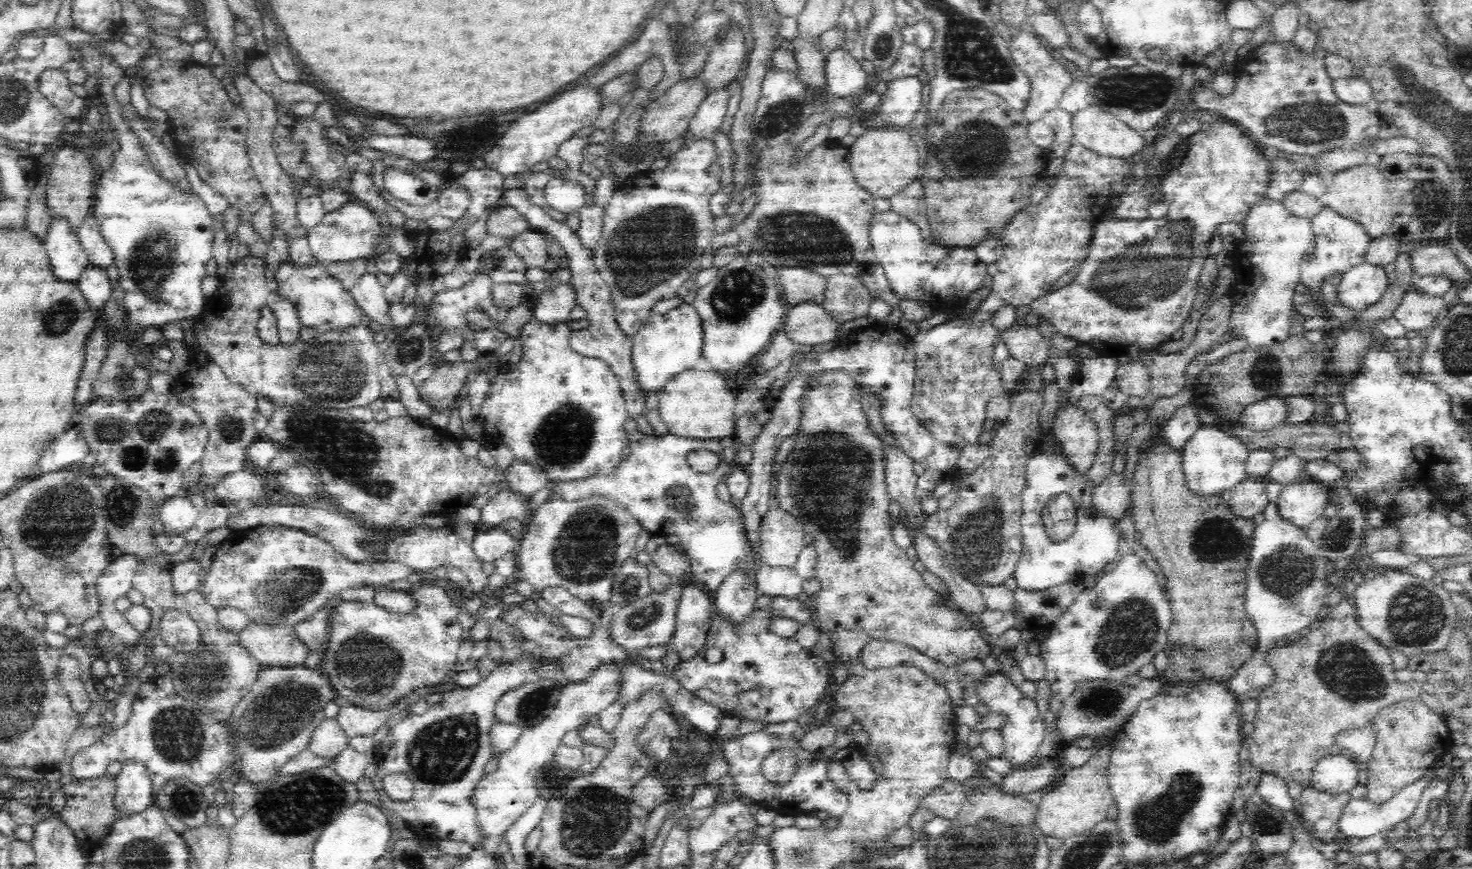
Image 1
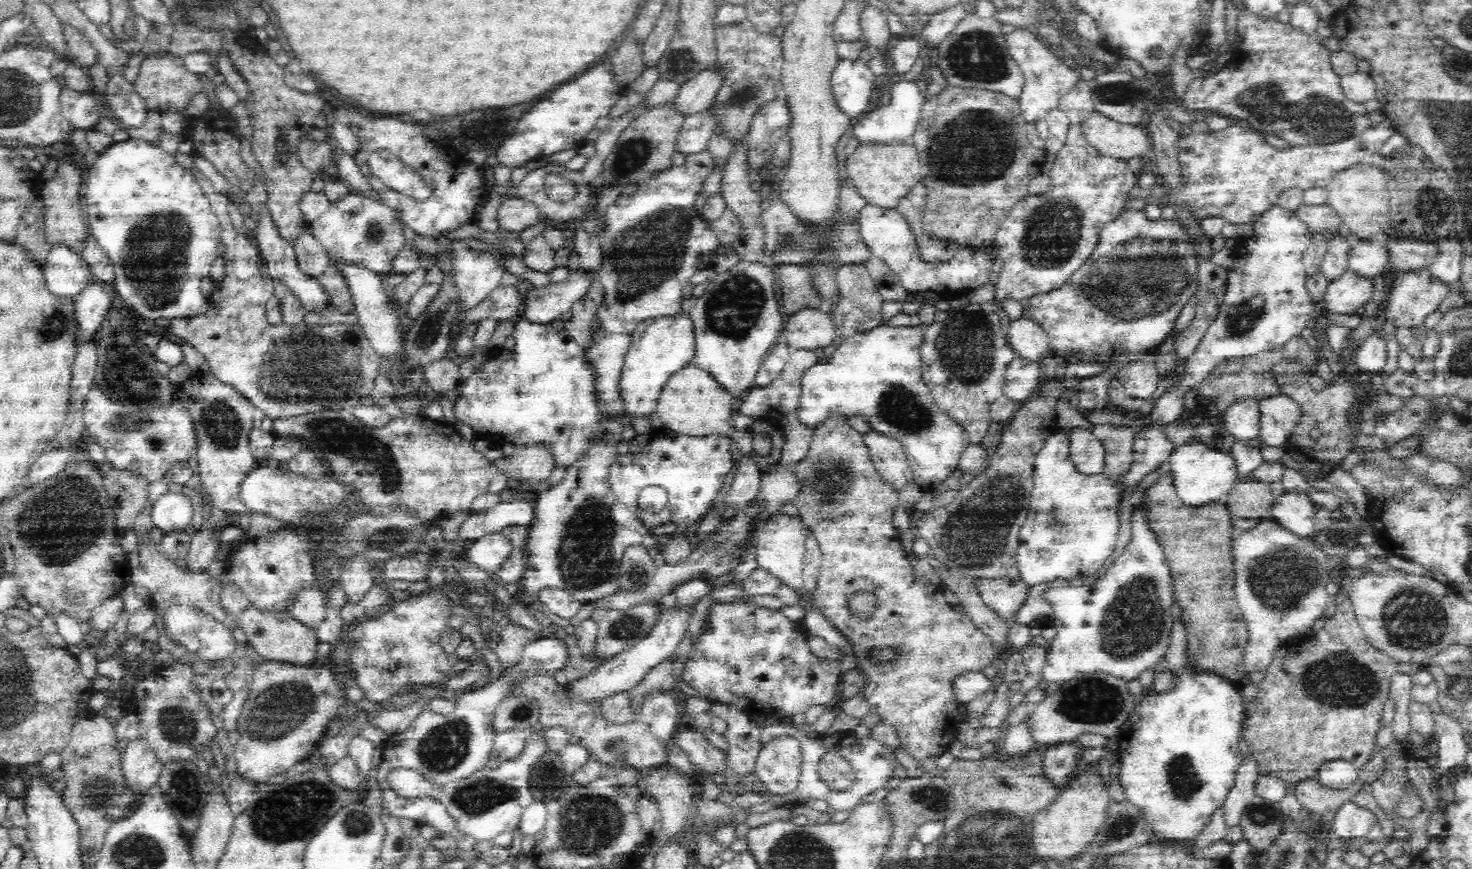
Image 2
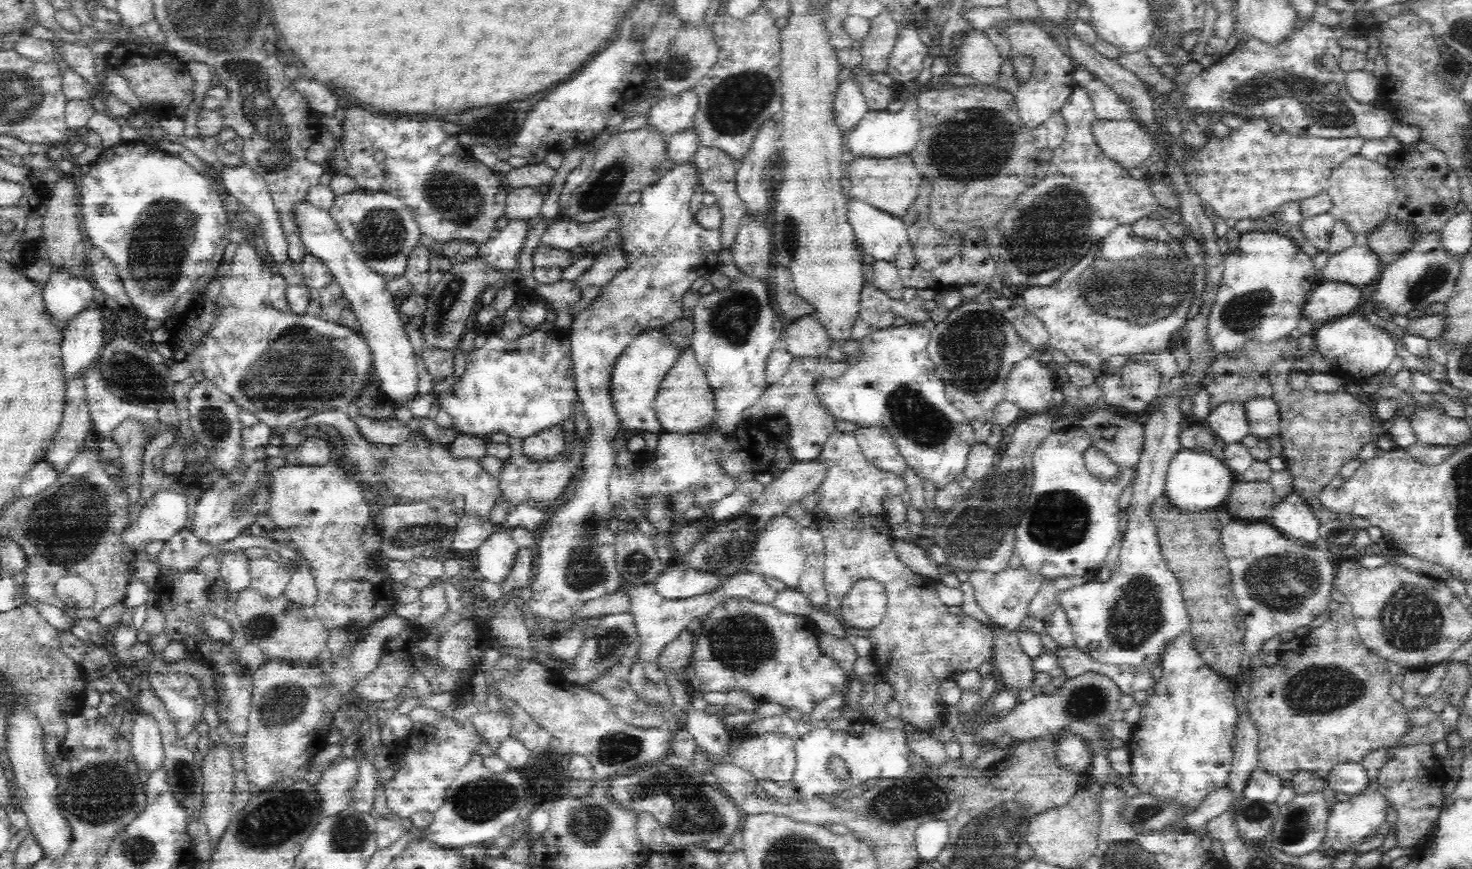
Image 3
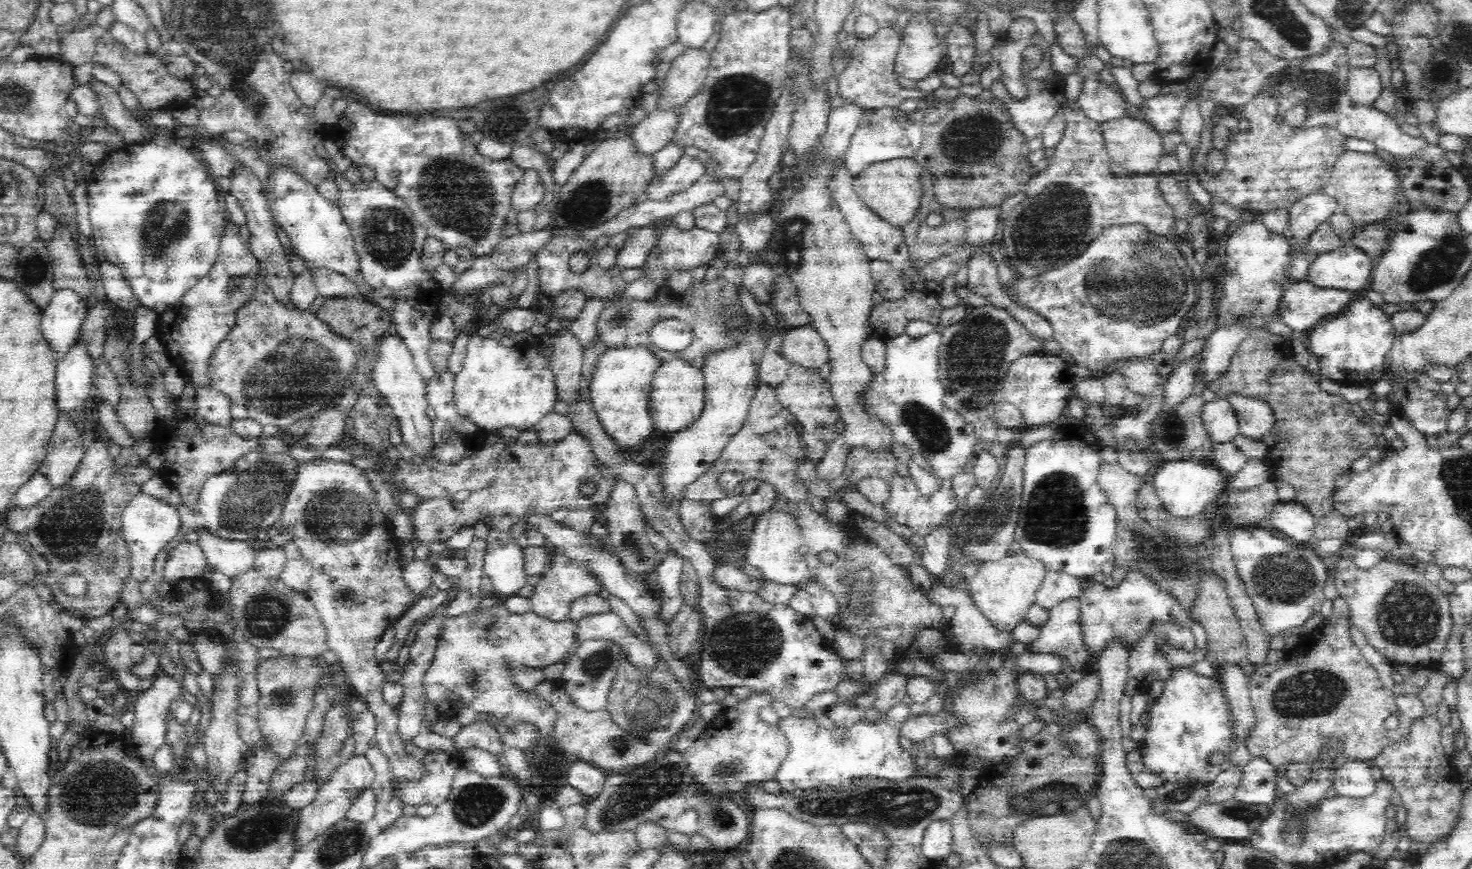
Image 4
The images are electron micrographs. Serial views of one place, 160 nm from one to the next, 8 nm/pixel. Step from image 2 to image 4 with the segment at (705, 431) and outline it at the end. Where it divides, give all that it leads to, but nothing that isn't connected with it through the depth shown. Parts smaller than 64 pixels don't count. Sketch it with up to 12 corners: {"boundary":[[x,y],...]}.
{"boundary":[[662,361],[647,406],[654,431],[681,432],[701,415],[702,371]]}

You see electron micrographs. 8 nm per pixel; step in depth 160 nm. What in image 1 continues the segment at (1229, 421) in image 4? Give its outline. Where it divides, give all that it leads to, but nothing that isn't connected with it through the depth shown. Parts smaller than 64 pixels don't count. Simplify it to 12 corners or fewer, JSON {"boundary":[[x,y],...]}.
{"boundary":[[1283,399],[1245,406],[1238,420],[1250,431],[1284,425]]}

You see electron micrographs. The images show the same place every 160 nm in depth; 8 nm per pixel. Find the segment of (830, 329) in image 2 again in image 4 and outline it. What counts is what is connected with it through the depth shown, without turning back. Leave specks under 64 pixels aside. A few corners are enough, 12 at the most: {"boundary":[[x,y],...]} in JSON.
{"boundary":[[810,325],[788,328],[781,354],[790,366],[819,370],[828,347]]}

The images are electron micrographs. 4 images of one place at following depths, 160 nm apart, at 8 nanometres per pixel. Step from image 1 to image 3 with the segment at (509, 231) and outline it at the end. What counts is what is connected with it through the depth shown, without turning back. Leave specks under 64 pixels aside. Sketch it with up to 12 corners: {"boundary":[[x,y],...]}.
{"boundary":[[547,188],[512,190],[506,197],[510,221],[541,216]]}

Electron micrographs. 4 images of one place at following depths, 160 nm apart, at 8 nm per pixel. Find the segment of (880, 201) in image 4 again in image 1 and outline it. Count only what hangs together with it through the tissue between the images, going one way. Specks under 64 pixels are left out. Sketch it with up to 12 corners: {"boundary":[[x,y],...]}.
{"boundary":[[908,130],[866,131],[849,147],[854,181],[875,199],[921,171]]}

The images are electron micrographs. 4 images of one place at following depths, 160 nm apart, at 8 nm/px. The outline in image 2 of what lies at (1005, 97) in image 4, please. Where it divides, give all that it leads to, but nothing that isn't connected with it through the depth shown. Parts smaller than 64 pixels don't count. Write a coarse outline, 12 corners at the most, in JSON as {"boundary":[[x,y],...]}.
{"boundary":[[1028,27],[1005,35],[1025,78],[1024,123],[1045,119],[1080,80]]}

